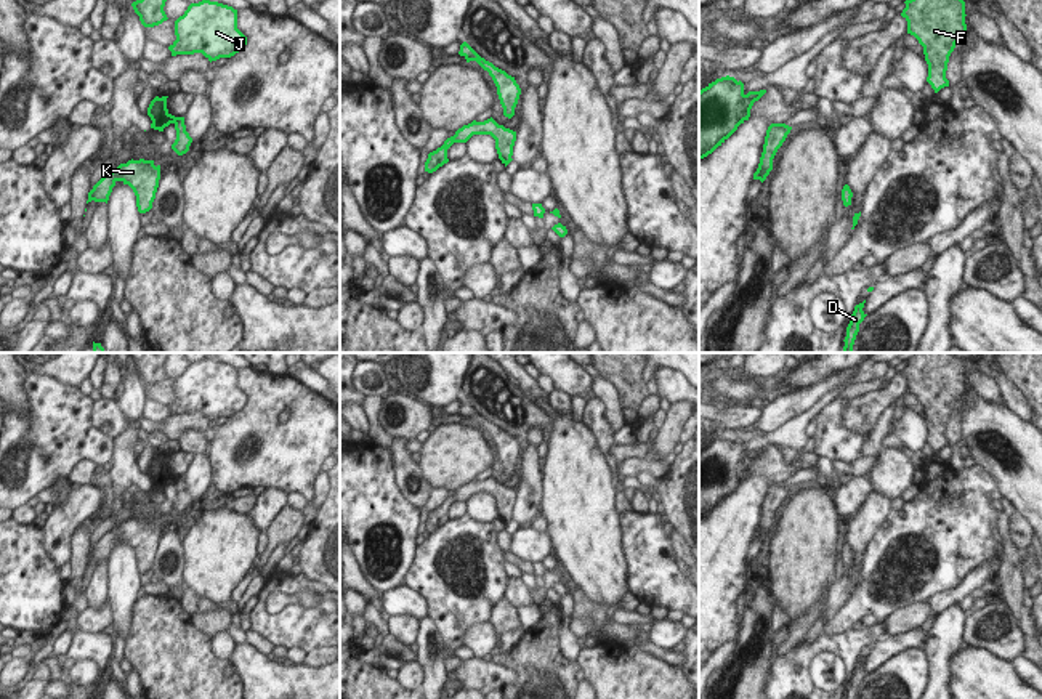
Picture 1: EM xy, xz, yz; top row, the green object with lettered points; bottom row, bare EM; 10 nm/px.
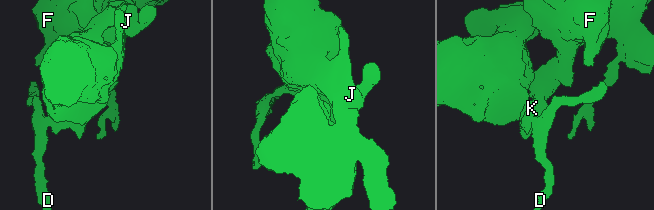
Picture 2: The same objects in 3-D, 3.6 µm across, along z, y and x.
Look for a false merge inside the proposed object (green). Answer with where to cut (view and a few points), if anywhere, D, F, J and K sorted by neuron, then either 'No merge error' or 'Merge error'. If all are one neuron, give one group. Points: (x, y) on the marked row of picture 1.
No split. Groups: D F J K. No merge error.

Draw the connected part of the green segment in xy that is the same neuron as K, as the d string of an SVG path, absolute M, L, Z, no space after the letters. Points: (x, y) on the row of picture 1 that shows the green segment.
M128 160L120 164L111 173L104 175L88 192L88 202L106 202L117 181L128 184L136 196L136 207L139 213L146 213L152 208L155 192L160 180L160 165L154 165L154 160Z

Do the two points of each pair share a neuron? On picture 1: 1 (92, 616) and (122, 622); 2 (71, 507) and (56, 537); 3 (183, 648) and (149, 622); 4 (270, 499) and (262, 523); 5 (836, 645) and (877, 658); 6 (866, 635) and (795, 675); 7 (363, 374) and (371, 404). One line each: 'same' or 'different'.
1: different
2: same
3: same
4: same
5: different
6: same
7: different

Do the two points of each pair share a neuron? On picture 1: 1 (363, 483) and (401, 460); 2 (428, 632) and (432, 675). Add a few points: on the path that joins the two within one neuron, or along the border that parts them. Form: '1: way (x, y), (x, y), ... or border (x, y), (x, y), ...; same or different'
1: border (391, 465), (395, 484), (406, 501); different
2: way (428, 643), (432, 646), (432, 664); same

